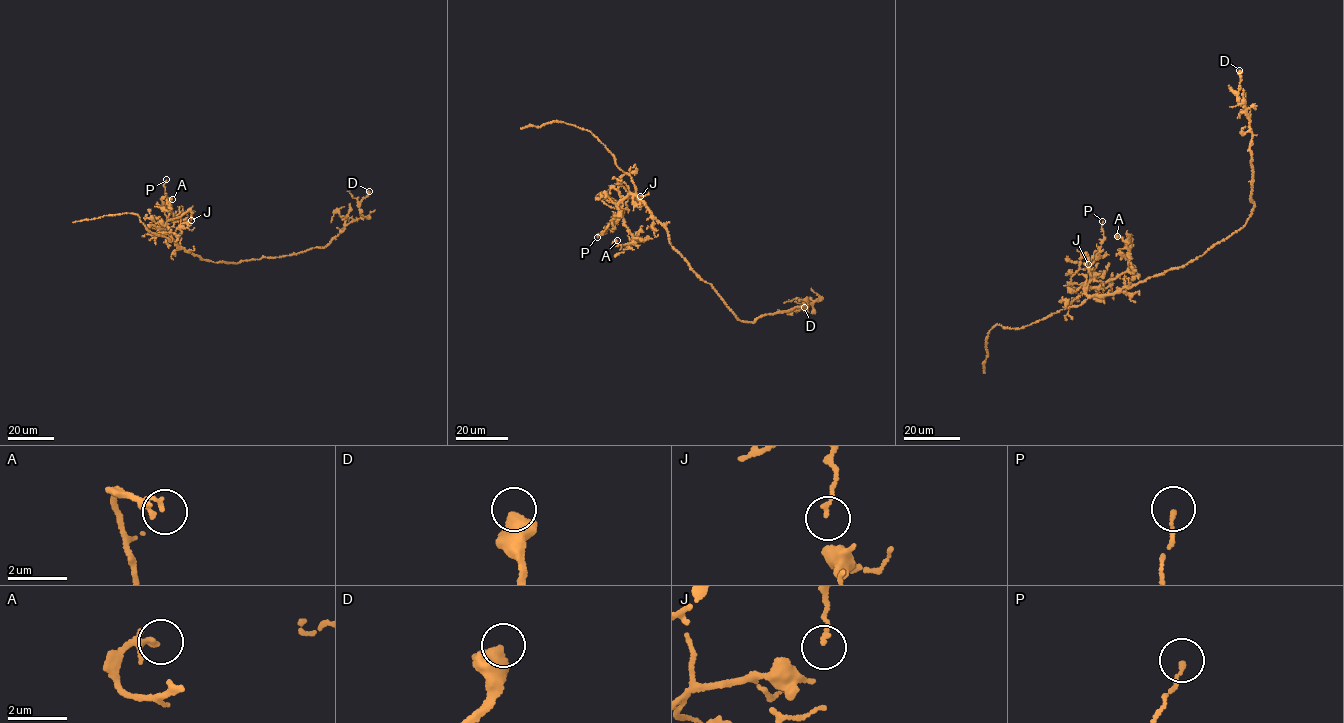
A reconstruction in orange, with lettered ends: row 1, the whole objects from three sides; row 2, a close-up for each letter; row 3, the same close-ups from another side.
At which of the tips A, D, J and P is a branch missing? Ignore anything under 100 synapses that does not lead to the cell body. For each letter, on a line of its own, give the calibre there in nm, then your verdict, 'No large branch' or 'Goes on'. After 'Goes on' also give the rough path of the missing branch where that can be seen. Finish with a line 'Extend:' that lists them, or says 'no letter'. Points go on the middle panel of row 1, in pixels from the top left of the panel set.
A: Thickness 70 nm. No large branch
D: Thickness 600 nm. No large branch
J: Thickness 90 nm. No large branch
P: Thickness 120 nm. No large branch
Extend: no letter

